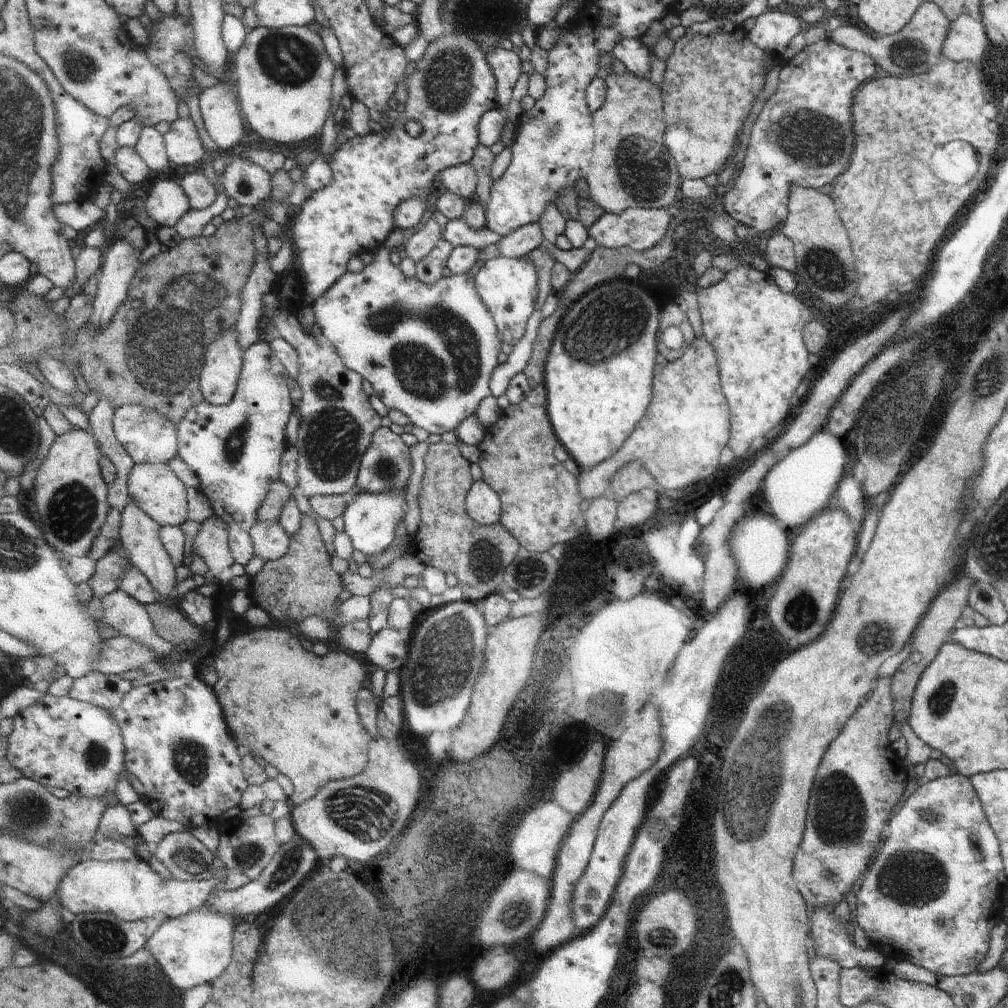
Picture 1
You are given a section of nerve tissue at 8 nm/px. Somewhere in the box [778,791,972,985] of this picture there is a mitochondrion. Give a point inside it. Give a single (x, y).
(919, 880)

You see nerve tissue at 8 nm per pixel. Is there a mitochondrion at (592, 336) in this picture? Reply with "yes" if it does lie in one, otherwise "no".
yes

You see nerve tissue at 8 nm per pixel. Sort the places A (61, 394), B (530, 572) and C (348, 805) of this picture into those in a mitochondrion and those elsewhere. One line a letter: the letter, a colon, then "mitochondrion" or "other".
A: other
B: mitochondrion
C: mitochondrion

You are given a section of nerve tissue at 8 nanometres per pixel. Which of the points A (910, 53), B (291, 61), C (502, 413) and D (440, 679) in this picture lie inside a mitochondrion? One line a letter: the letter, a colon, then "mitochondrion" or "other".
A: mitochondrion
B: mitochondrion
C: other
D: mitochondrion

